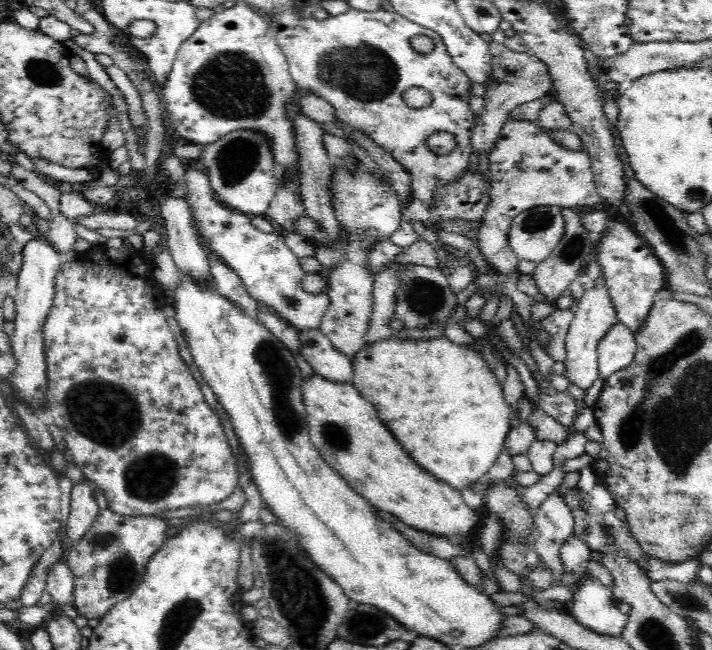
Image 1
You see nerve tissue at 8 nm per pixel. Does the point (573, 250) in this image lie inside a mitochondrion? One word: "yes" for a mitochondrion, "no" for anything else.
yes

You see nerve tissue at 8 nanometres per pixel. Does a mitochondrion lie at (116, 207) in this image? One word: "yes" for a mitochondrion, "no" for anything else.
no

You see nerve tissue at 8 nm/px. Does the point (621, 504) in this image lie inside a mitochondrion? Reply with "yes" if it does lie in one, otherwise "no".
no

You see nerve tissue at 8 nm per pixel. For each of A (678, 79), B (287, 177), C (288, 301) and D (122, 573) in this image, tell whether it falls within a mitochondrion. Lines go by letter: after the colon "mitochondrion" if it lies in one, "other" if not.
A: other
B: other
C: mitochondrion
D: mitochondrion

